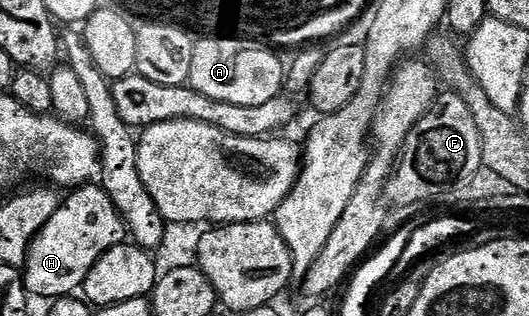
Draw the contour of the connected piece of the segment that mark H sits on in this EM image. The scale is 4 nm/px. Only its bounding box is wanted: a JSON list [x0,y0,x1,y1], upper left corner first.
[21,184,124,300]

